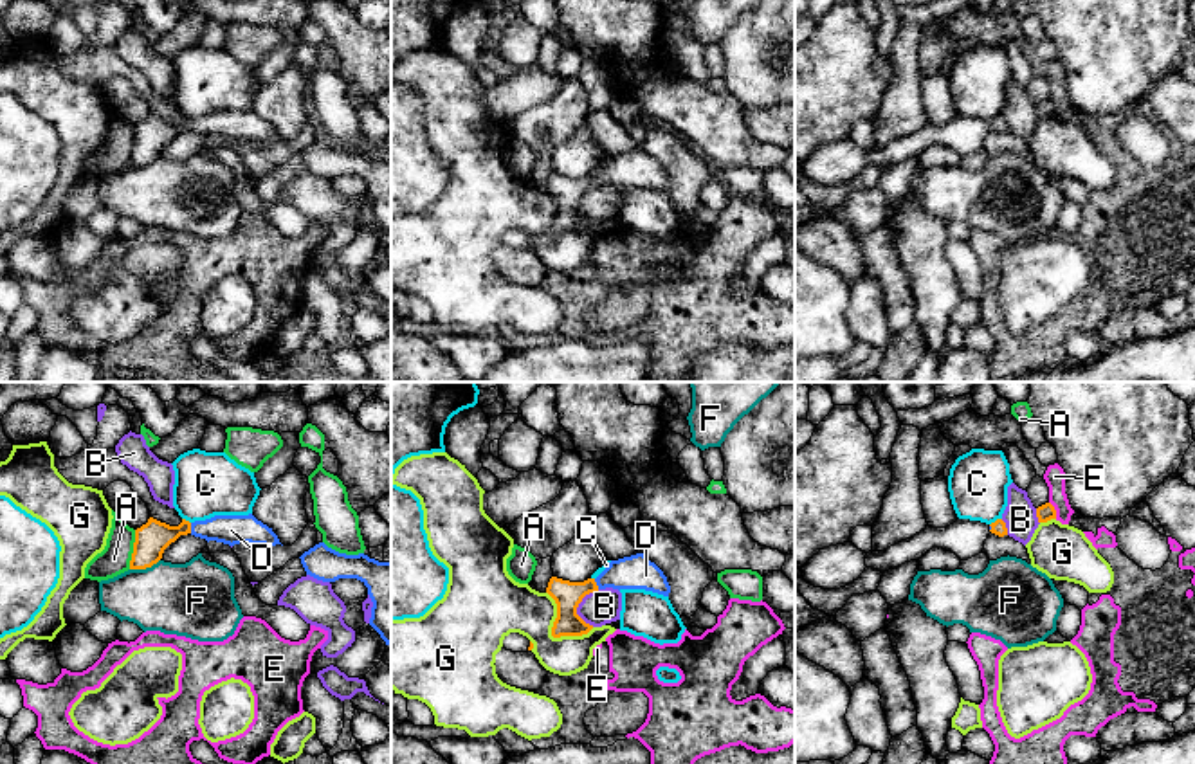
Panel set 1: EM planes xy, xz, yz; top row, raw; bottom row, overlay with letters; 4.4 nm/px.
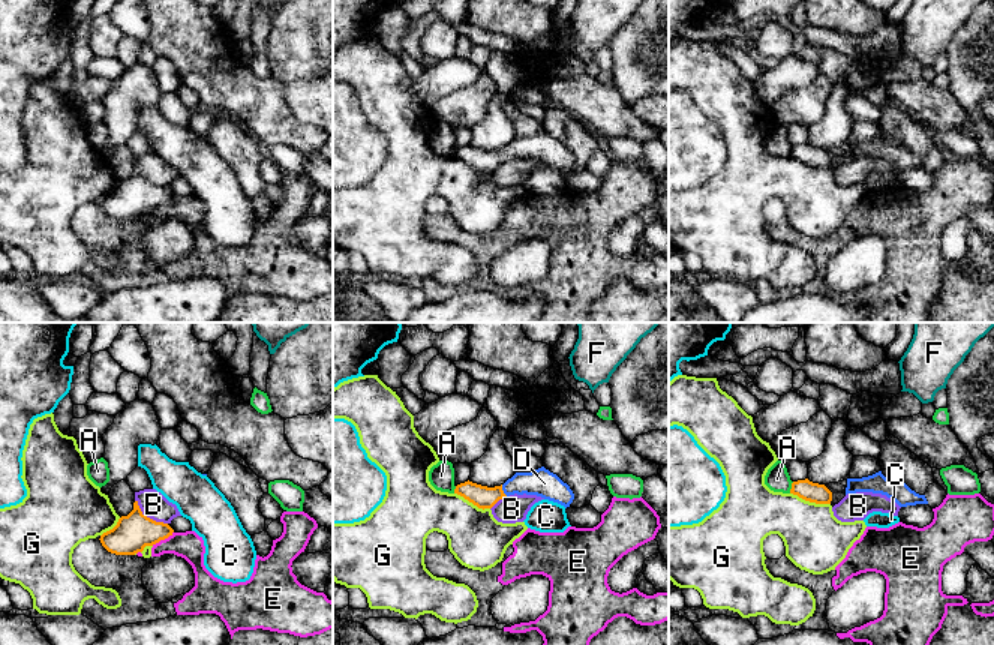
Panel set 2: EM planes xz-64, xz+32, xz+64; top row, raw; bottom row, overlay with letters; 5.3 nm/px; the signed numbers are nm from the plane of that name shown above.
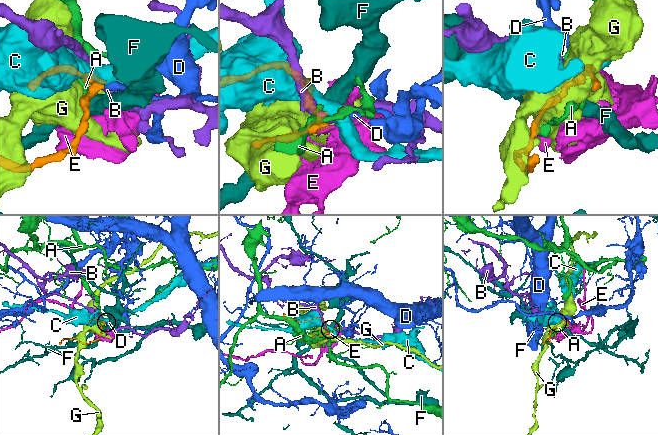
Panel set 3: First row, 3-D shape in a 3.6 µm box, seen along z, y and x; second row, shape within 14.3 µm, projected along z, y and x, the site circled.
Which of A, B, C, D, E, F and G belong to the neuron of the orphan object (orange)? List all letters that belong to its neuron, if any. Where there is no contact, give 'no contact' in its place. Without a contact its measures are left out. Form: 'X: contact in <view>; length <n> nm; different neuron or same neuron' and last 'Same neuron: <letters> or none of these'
A: contact in xy; length 180 nm; different neuron
B: contact in xz; length 170 nm; different neuron
C: contact in yz; length 70 nm; different neuron
D: contact in xy; length 50 nm; same neuron
E: contact in yz; length 90 nm; different neuron
F: contact in xy; length 140 nm; different neuron
G: contact in xz; length 280 nm; different neuron
Same neuron: D

